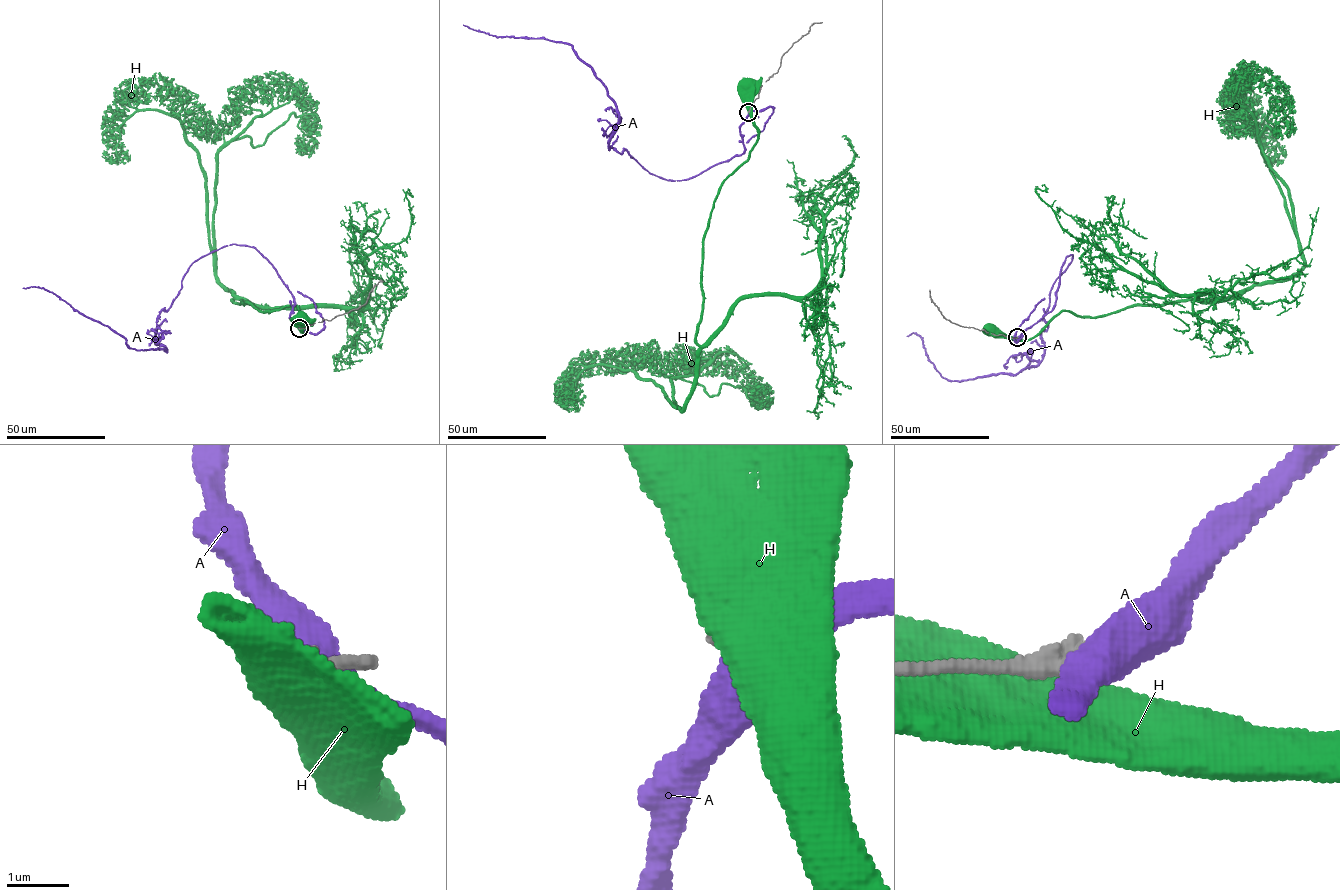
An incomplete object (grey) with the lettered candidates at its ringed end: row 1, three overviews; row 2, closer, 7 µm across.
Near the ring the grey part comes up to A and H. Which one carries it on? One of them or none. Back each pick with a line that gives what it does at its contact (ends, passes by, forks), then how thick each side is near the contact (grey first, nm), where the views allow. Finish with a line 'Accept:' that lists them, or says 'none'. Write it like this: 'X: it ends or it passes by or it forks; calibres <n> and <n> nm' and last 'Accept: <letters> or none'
Accept: none

